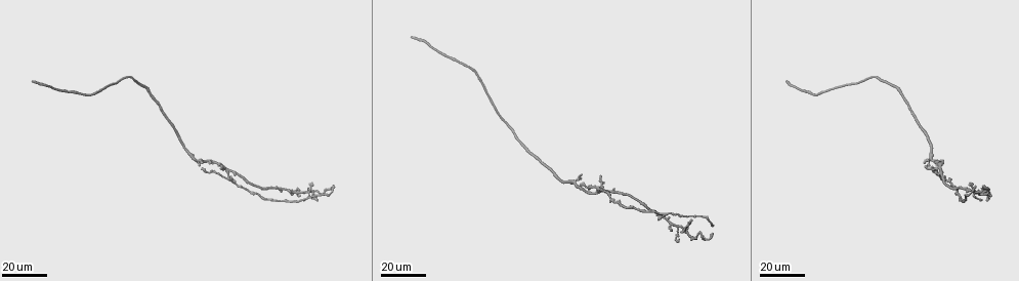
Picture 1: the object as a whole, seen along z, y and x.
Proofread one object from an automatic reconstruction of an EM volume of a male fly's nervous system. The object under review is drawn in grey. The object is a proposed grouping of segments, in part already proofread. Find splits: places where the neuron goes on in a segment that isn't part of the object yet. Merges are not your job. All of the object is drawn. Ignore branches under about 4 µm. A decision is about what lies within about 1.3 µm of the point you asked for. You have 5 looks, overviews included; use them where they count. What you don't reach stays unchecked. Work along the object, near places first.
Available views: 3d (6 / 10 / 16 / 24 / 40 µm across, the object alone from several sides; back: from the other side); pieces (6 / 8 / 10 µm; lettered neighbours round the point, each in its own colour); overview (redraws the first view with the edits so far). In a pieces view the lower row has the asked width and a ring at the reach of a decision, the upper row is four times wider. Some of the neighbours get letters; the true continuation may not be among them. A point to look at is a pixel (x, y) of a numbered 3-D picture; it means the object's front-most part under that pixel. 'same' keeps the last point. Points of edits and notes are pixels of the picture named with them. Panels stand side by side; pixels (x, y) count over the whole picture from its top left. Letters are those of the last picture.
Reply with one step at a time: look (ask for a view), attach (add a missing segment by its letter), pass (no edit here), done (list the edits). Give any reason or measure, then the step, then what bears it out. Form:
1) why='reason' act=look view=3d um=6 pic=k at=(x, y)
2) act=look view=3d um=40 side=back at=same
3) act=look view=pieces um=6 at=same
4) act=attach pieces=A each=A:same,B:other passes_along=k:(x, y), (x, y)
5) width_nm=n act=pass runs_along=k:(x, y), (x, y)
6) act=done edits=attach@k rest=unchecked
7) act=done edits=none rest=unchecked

why='an open end' act=look view=3d um=24 pic=1 at=(926, 165)

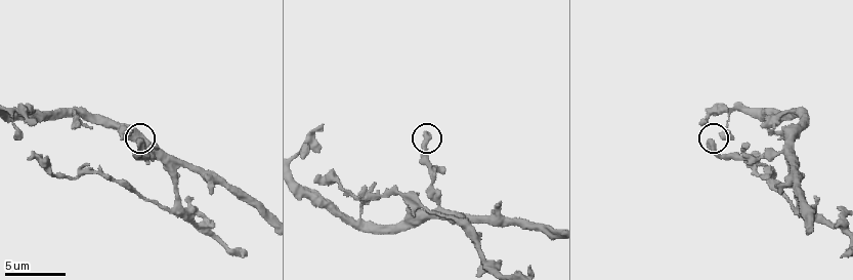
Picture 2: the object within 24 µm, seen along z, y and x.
why='what lies round it' act=look view=pieces um=10 pic=2 at=(429, 133)

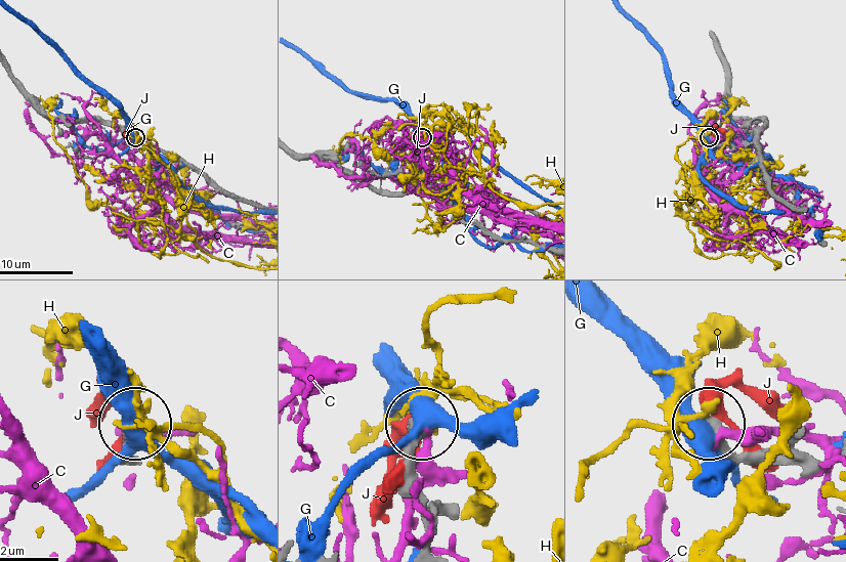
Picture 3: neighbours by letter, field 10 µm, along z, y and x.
act=pass each=C:other,G:other,H:other,J:other found='no lettered segment goes on from it'

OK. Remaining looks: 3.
why='branch stops here' act=look view=3d um=24 pic=1 at=(289, 191)

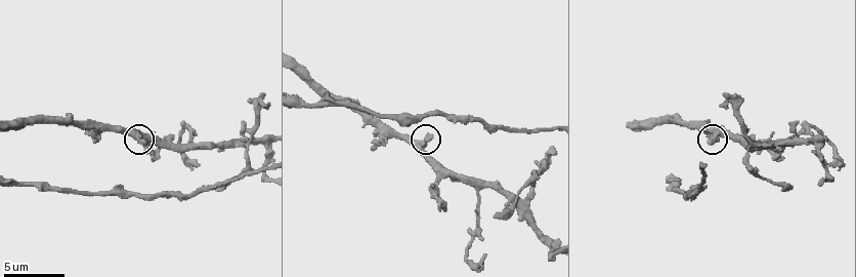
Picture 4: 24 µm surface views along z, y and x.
act=look view=pieces um=10 pic=4 at=(429, 138)

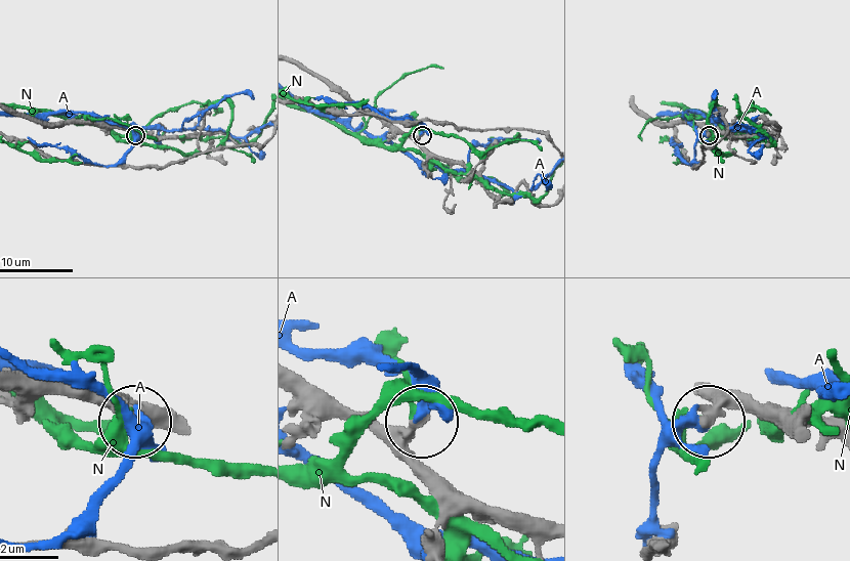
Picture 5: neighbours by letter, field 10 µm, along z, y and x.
act=pass each=A:other,N:other runs_along=5:(314, 73), (404, 131), (421, 135) found='no lettered segment goes on from it'

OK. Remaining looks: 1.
act=done edits=none rest=unchecked

